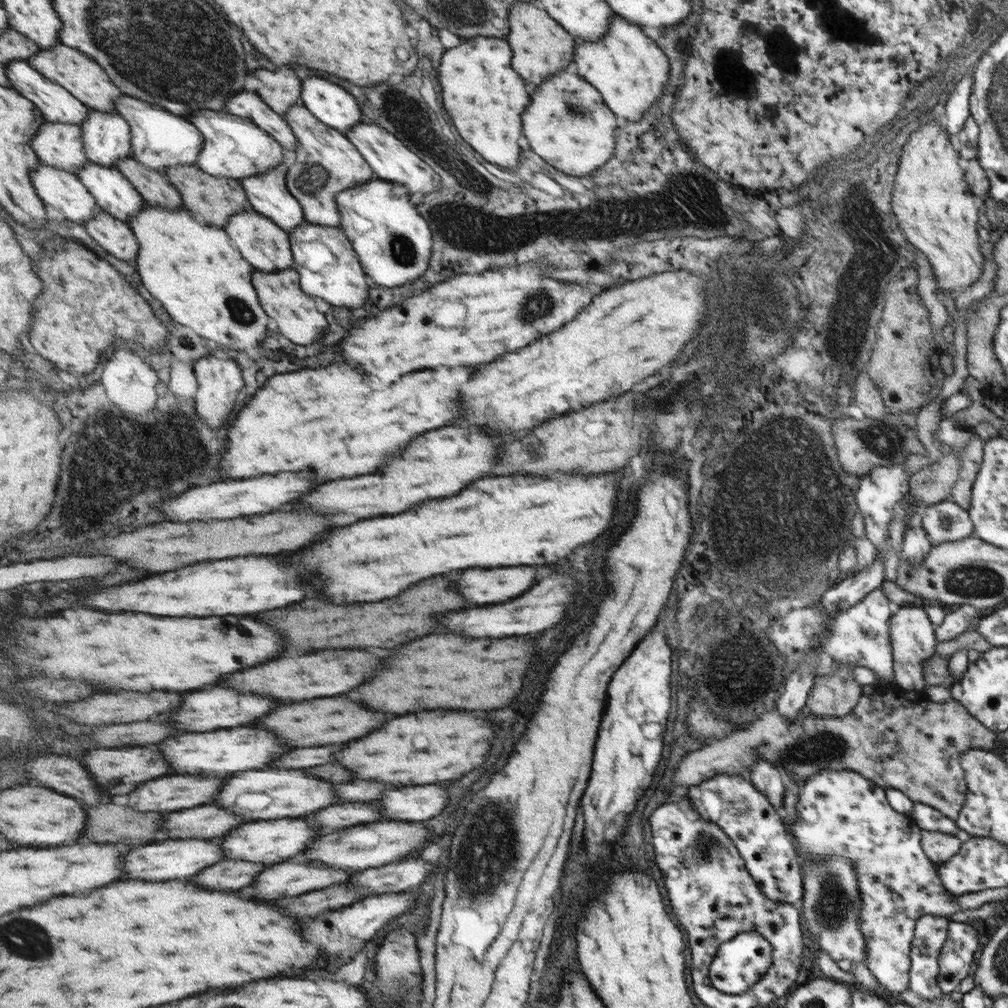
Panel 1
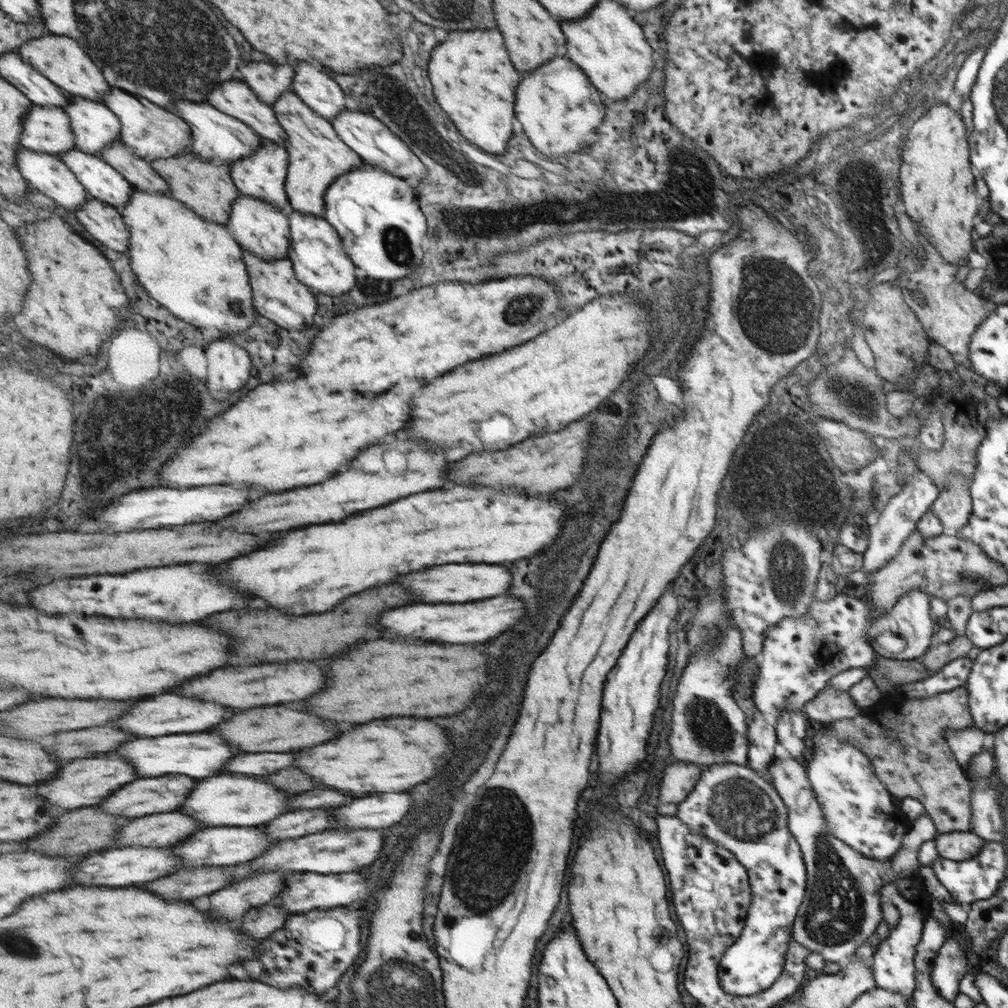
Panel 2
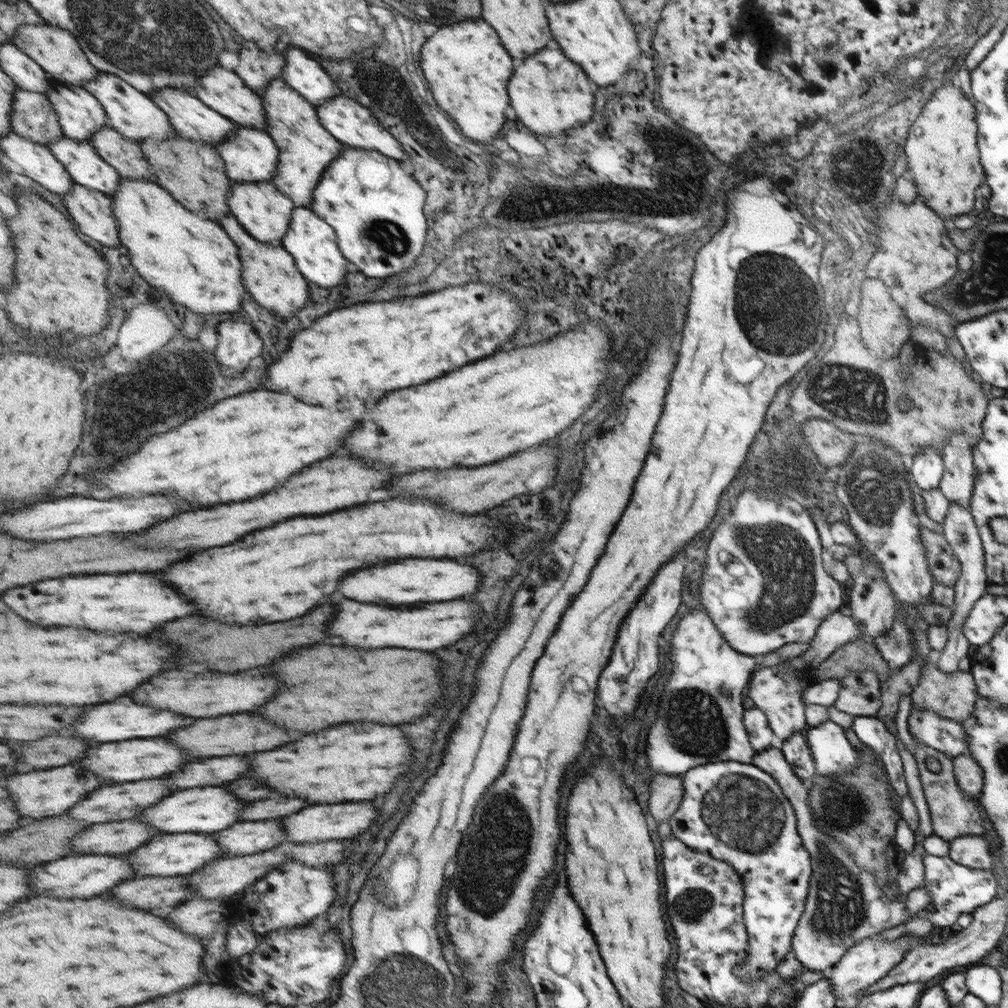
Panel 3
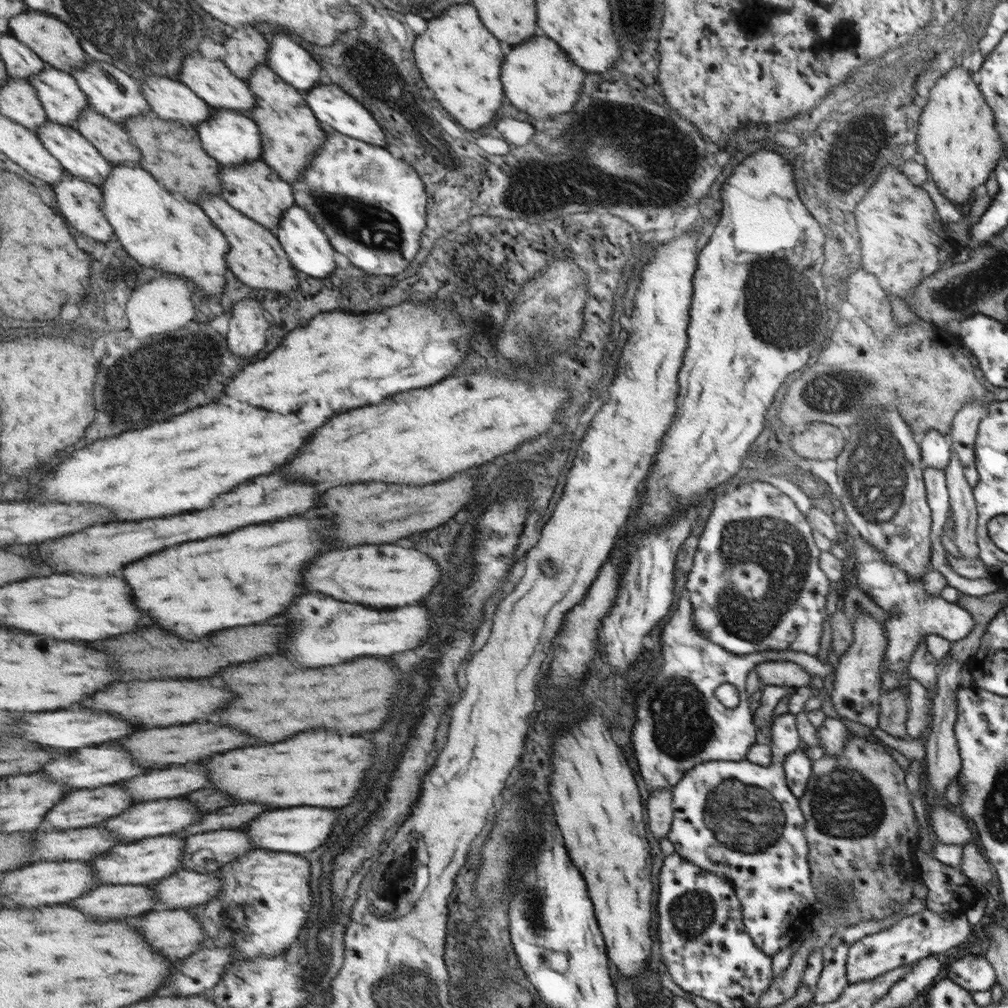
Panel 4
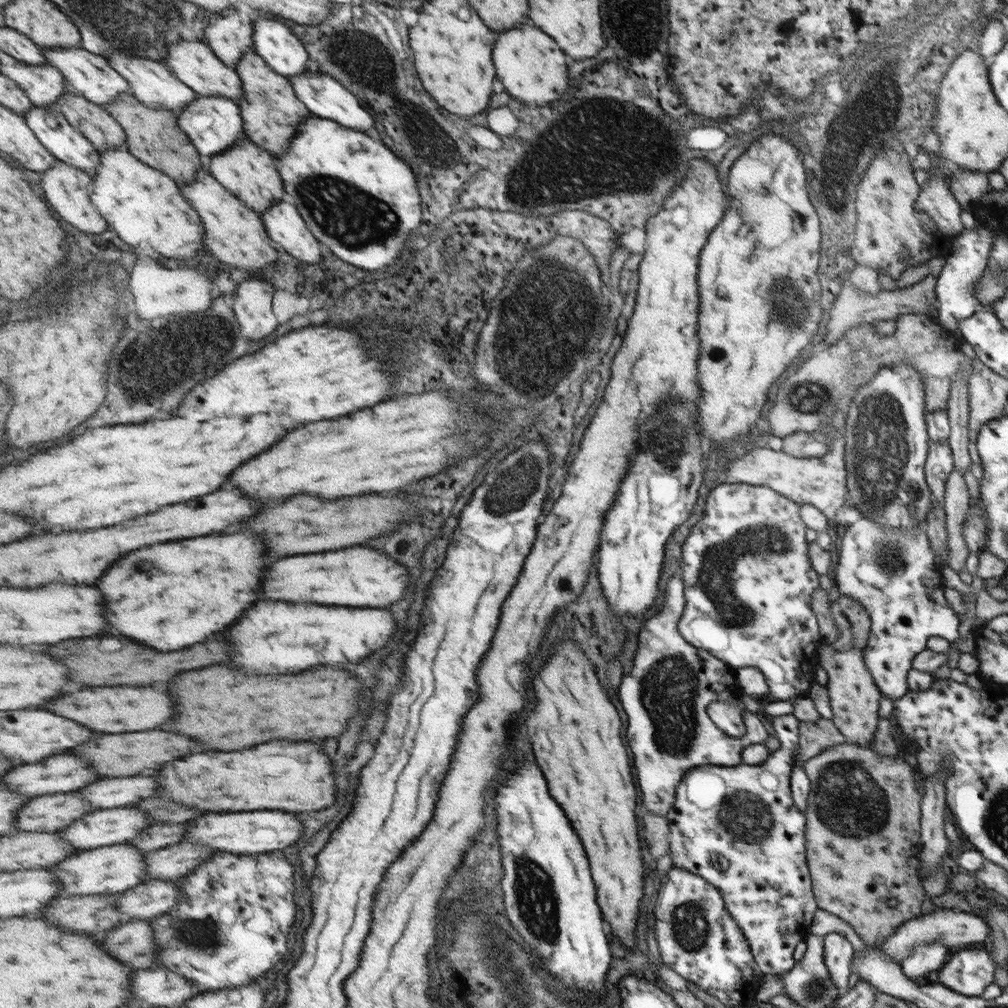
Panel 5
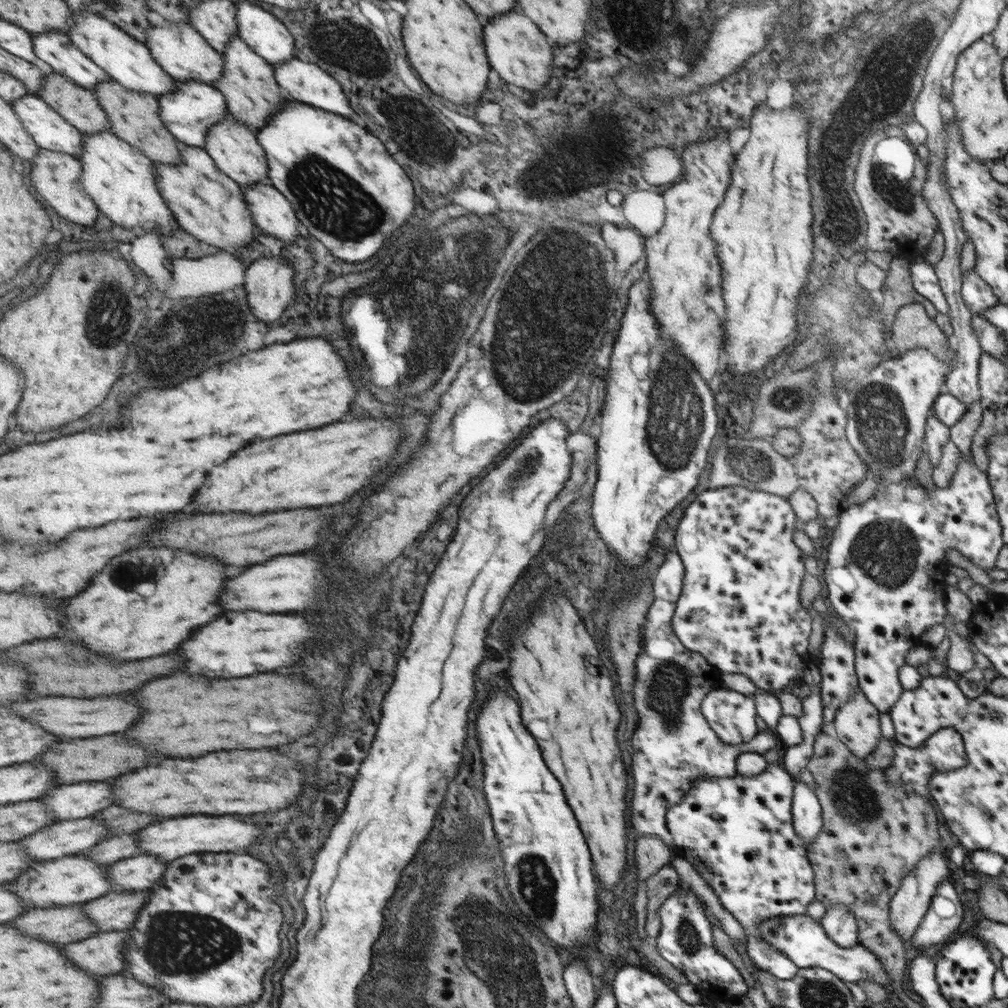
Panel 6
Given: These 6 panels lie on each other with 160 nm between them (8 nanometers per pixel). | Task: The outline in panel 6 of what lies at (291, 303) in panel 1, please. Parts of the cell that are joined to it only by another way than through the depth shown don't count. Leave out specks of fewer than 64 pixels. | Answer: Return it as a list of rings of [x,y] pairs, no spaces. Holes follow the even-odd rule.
[[[184,145],[181,154],[181,164],[155,164],[161,194],[178,223],[186,232],[211,246],[219,246],[221,251],[241,252],[241,246],[252,242],[257,230],[243,188],[217,168],[217,163],[206,148]]]

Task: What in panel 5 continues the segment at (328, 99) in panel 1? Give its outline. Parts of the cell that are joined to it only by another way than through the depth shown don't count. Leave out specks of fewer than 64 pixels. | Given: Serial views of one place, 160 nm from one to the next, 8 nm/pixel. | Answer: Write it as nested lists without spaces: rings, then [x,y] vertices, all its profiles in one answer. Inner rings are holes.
[[[257,20],[253,40],[254,50],[277,73],[290,79],[307,70],[308,49],[285,24],[275,20]]]

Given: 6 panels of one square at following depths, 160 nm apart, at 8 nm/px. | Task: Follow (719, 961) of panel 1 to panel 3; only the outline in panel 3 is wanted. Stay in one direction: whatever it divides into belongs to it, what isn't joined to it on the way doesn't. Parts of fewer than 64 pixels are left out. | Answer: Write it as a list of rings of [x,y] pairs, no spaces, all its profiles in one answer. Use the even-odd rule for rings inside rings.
[[[713,762],[705,766],[699,765],[685,772],[681,776],[681,783],[683,796],[680,805],[673,812],[673,818],[667,820],[671,834],[701,854],[713,854],[713,858],[729,862],[729,866],[741,876],[742,922],[747,930],[749,945],[746,960],[738,962],[734,975],[742,981],[756,981],[765,973],[774,971],[776,964],[784,959],[789,950],[789,940],[794,936],[807,901],[809,876],[812,876],[812,868],[809,868],[810,854],[803,850],[800,835],[795,832],[793,806],[789,806],[789,801],[785,800],[785,794],[777,781],[752,763]]]

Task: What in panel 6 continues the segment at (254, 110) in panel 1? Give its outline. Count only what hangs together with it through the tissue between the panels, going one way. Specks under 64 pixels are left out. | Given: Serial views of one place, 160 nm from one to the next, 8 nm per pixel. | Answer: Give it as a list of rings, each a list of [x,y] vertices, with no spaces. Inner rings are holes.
[[[181,21],[181,24],[177,22],[162,23],[159,25],[151,25],[147,30],[148,35],[148,47],[152,52],[153,58],[177,81],[190,81],[196,80],[212,85],[219,80],[224,73],[225,59],[218,50],[215,50],[208,42],[207,39],[194,27],[191,23]]]

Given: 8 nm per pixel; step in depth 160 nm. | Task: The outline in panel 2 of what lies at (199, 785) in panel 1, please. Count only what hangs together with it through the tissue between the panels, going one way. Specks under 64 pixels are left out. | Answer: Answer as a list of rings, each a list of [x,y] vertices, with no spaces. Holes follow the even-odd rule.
[[[181,774],[179,776],[165,776],[165,778],[141,778],[139,782],[135,780],[129,786],[123,786],[121,790],[113,792],[109,798],[105,798],[101,808],[109,814],[131,816],[131,818],[139,818],[145,814],[157,814],[157,812],[171,812],[187,800],[187,796],[195,788],[195,784],[197,784],[197,780],[193,780],[189,776],[181,776]]]

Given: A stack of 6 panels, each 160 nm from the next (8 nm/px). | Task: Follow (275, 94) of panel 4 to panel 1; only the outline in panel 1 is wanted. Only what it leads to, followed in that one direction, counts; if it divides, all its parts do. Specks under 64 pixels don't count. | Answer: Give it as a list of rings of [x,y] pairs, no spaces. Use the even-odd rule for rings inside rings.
[[[291,106],[285,118],[299,141],[289,163],[289,191],[301,203],[307,221],[341,229],[341,213],[336,201],[338,194],[377,179],[373,167],[347,135],[315,118],[305,106]]]

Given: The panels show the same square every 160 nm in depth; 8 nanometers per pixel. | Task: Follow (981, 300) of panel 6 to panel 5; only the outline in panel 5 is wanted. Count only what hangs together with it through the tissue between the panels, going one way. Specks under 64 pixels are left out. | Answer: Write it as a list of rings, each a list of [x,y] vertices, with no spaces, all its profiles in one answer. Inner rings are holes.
[[[976,225],[973,230],[961,231],[961,234],[957,235],[953,241],[952,252],[944,259],[942,269],[936,277],[934,293],[938,302],[937,318],[941,326],[945,326],[951,333],[959,334],[958,328],[956,328],[957,322],[969,318],[973,313],[982,309],[977,304],[977,300],[973,298],[972,292],[974,292],[974,284],[980,280],[980,276],[987,266],[987,257],[993,242],[991,231],[980,225]]]

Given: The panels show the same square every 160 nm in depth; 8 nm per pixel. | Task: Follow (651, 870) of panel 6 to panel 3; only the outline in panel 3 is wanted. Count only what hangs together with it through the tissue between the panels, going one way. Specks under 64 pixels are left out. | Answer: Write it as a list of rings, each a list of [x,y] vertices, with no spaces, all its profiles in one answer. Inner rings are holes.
[[[655,776],[649,784],[649,814],[653,820],[663,822],[672,816],[683,796],[681,776]]]

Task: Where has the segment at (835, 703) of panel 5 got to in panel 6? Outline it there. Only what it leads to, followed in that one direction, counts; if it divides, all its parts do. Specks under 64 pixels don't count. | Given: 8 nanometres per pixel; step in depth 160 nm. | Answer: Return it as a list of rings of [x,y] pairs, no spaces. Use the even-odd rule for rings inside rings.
[[[859,686],[835,715],[830,727],[835,738],[840,739],[857,758],[874,752],[879,741],[880,722],[877,722],[876,708],[861,693]]]

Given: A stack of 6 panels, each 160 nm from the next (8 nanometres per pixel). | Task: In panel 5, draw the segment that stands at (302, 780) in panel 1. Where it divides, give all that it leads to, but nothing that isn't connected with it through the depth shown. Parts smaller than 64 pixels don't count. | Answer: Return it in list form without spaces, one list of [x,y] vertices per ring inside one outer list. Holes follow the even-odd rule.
[[[135,808],[99,810],[79,818],[58,833],[79,851],[100,849],[131,841],[149,826],[149,818]]]

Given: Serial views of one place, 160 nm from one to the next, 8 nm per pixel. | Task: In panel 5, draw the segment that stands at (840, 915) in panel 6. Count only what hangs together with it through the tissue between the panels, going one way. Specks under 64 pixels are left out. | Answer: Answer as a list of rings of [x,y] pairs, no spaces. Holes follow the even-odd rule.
[[[829,932],[824,935],[824,962],[828,967],[834,985],[847,988],[847,977],[850,975],[850,958],[852,946],[842,934]]]

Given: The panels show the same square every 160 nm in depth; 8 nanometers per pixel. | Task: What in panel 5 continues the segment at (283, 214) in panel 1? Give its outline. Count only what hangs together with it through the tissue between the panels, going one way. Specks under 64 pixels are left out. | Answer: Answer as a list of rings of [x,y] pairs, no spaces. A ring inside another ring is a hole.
[[[200,95],[177,115],[178,125],[206,160],[227,150],[246,134],[239,103],[223,95]]]

